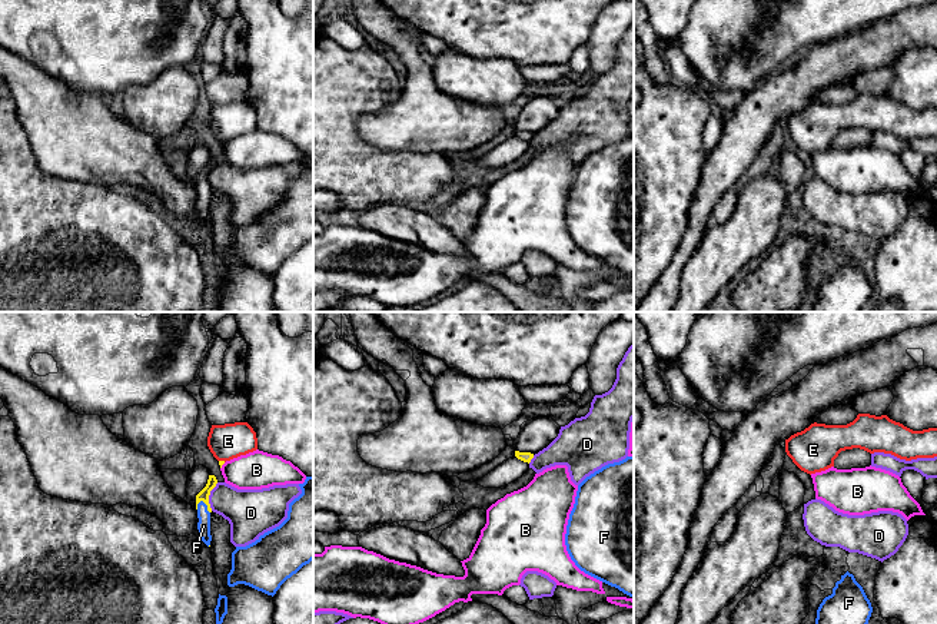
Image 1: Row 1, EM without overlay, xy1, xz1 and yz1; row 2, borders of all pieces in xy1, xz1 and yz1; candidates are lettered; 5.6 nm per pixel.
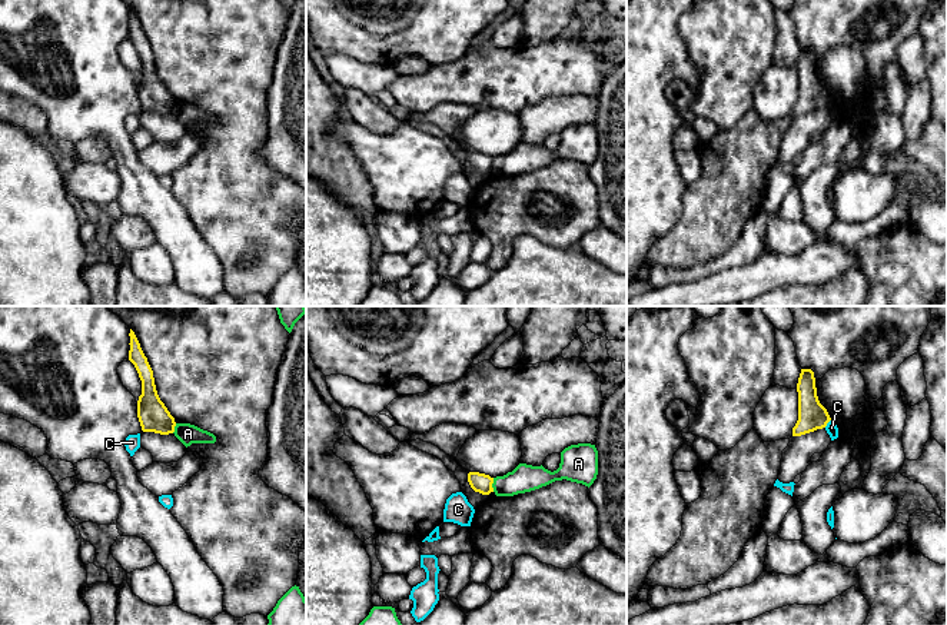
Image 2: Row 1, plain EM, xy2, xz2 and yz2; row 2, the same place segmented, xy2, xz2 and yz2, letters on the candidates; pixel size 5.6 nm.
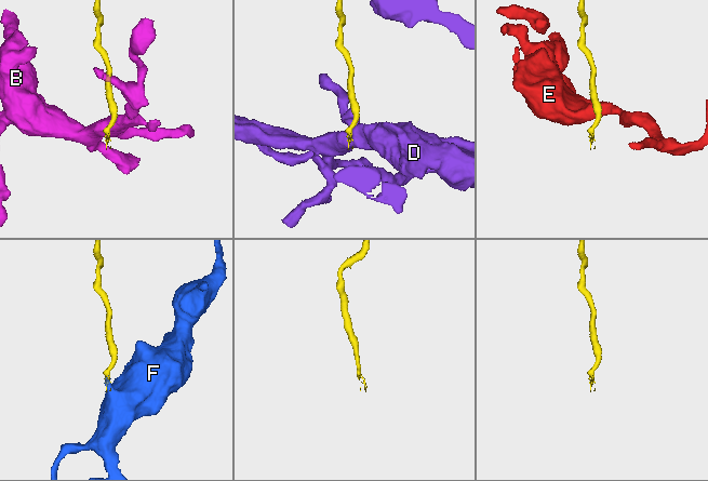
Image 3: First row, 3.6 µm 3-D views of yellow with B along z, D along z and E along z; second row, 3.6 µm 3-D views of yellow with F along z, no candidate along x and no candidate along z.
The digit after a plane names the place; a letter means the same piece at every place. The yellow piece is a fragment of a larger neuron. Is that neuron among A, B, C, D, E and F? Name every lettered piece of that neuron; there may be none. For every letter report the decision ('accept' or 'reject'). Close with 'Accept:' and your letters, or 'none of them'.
A: reject
B: reject
C: reject
D: reject
E: reject
F: accept
Accept: F

